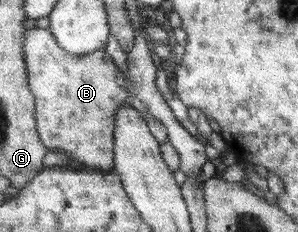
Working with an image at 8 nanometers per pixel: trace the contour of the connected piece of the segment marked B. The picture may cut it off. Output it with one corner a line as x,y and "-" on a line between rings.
49,29
26,31
27,79
36,97
38,132
43,145
58,149
94,170
111,172
116,169
116,115
131,93
125,74
113,64
105,48
77,55
63,49

